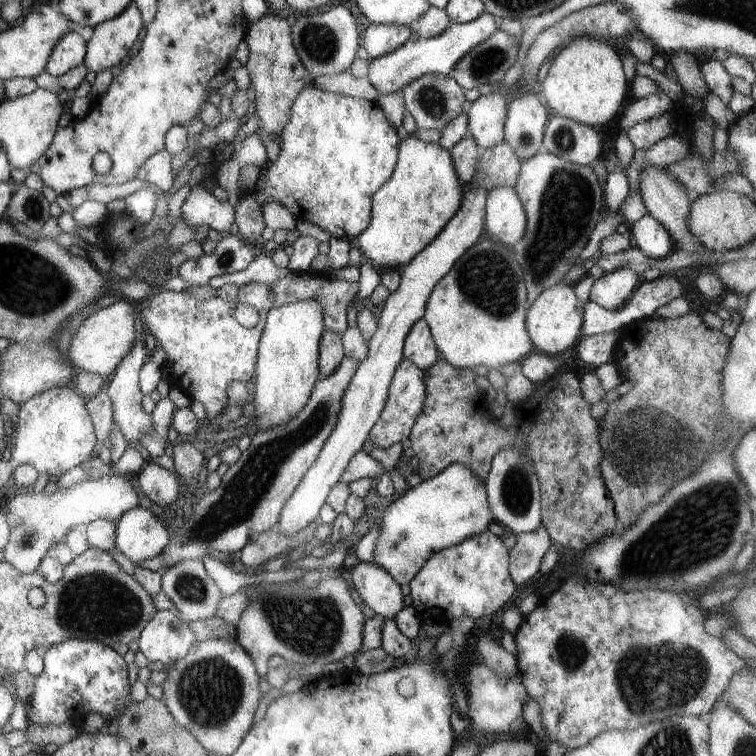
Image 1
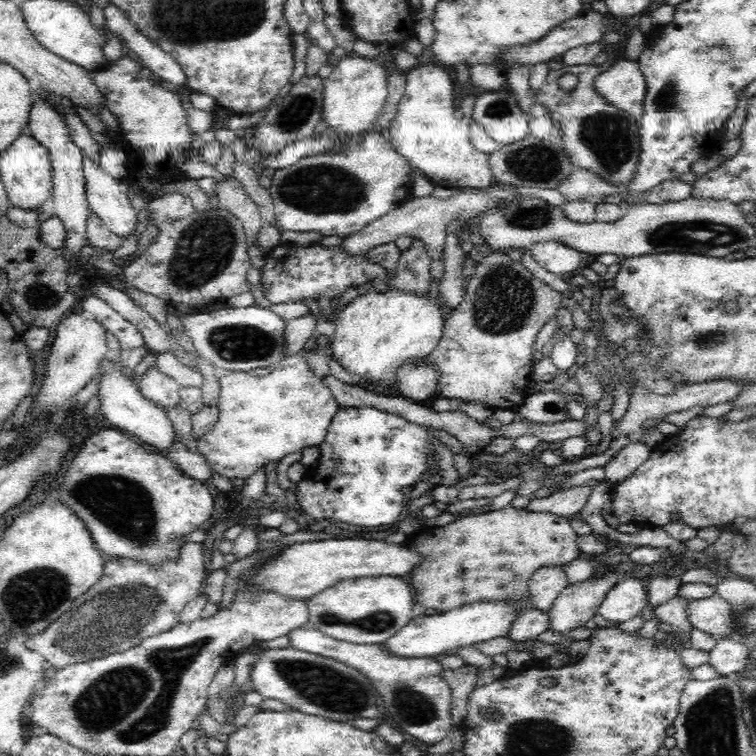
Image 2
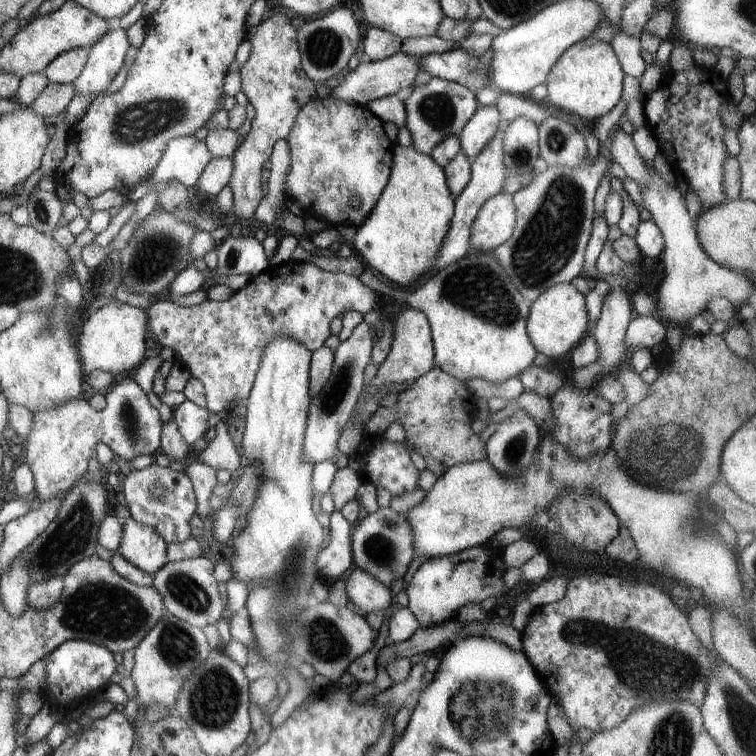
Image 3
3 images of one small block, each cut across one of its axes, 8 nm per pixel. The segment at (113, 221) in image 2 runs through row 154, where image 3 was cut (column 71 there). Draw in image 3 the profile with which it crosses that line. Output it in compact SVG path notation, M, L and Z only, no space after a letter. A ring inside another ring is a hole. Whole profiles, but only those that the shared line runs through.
M113 24L110 32L90 48L82 74L70 83L75 88L75 94L104 93L124 66L124 56L129 46L126 31Z

